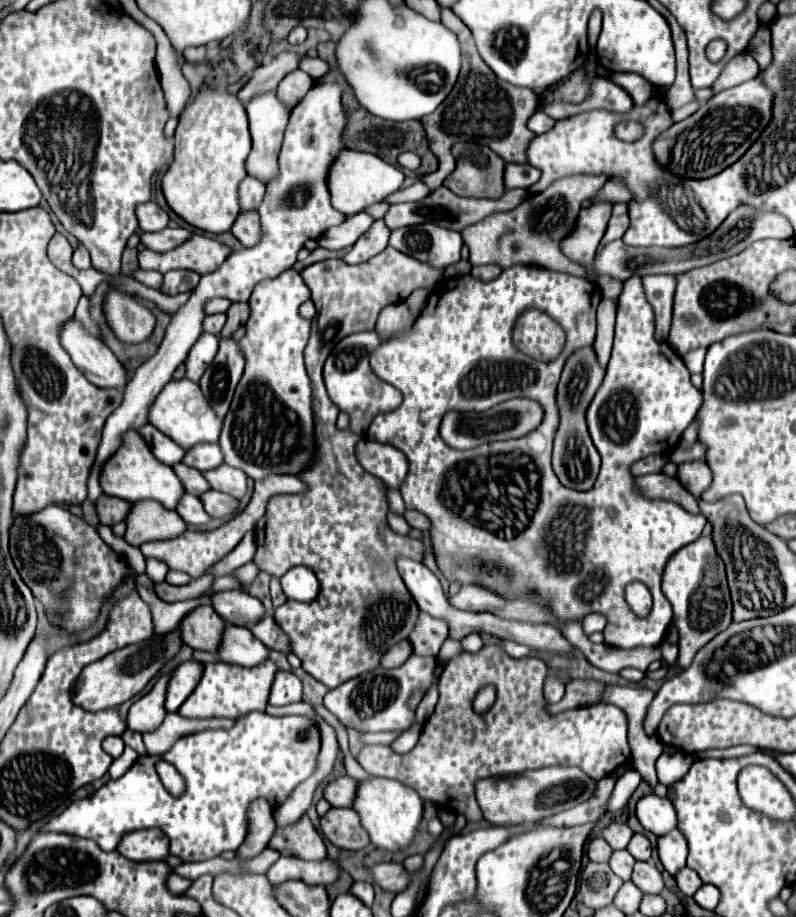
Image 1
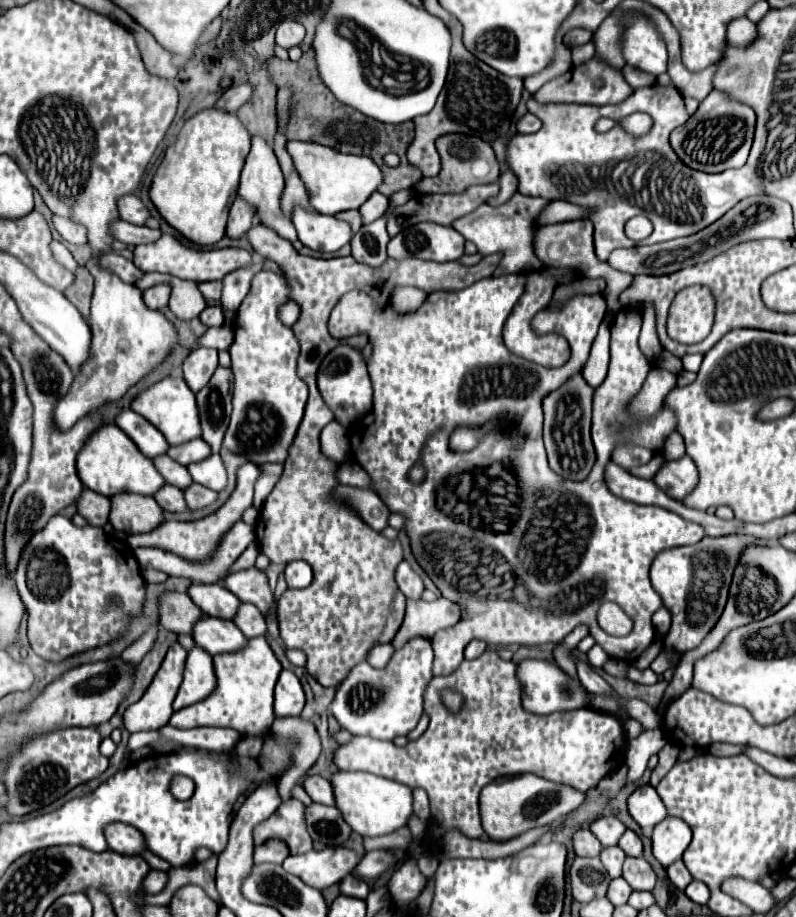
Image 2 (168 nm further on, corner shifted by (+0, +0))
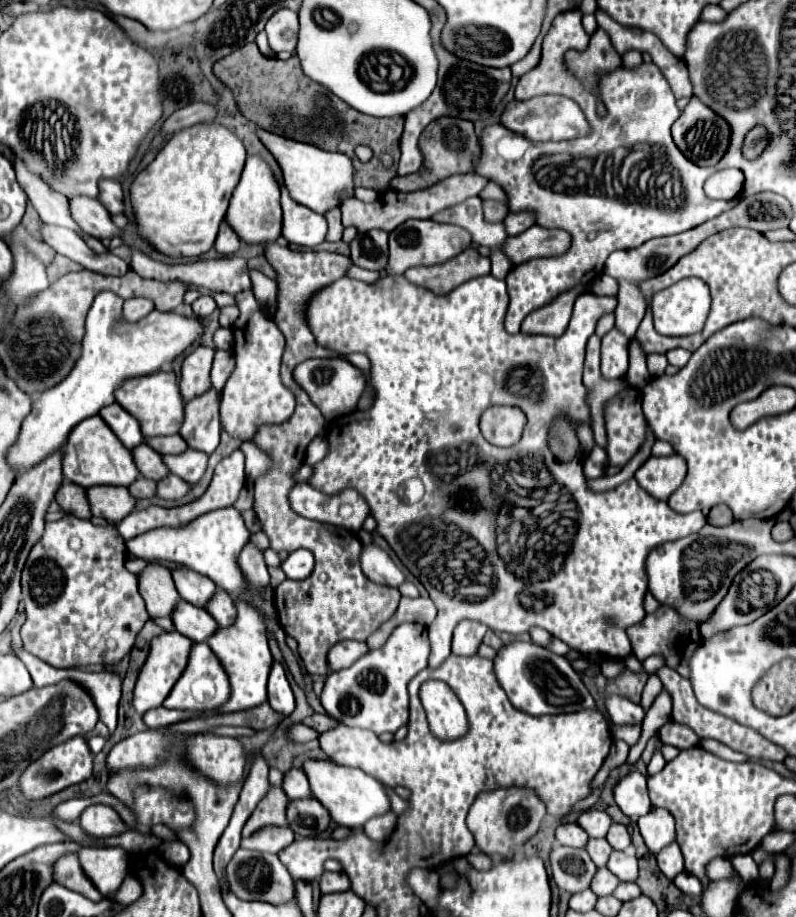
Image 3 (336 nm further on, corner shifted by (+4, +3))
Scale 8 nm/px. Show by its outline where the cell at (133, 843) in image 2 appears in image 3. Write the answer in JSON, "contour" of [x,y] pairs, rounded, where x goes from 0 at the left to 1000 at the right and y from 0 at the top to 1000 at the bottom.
{"contour":[[[116,878],[101,889],[101,900],[108,908],[123,915],[148,913],[153,911],[161,900],[153,895],[153,891],[136,878]]]}

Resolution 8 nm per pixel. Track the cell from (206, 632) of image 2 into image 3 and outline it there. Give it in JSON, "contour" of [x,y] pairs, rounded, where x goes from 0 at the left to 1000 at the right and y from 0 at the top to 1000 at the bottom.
{"contour":[[[226,655],[221,660],[221,666],[216,668],[216,677],[224,690],[234,692],[236,697],[246,699],[261,699],[274,688],[271,675],[251,662],[236,660],[236,655]]]}

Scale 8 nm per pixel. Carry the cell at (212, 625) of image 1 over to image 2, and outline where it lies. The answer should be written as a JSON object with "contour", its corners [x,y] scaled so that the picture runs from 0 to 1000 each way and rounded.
{"contour":[[[206,646],[198,652],[198,678],[221,691],[239,691],[249,674],[254,674],[251,663],[229,646]]]}

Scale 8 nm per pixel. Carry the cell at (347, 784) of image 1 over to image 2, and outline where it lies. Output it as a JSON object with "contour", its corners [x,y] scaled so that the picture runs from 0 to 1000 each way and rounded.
{"contour":[[[384,846],[382,853],[379,853],[379,859],[384,862],[384,866],[394,875],[420,879],[420,864],[417,864],[417,857],[415,857],[412,848],[407,848],[407,846]]]}

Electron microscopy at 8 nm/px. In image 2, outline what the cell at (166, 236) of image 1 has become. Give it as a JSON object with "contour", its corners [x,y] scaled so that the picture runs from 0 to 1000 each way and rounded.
{"contour":[[[143,240],[138,244],[138,257],[161,266],[161,268],[173,268],[173,266],[188,266],[201,260],[201,251],[191,251],[183,246],[171,246],[156,240]]]}

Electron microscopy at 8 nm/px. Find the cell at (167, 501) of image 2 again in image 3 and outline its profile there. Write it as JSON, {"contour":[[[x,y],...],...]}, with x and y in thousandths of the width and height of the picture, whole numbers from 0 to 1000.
{"contour":[[[173,520],[161,533],[166,535],[166,540],[171,544],[191,544],[191,542],[196,542],[196,527],[191,522]]]}

